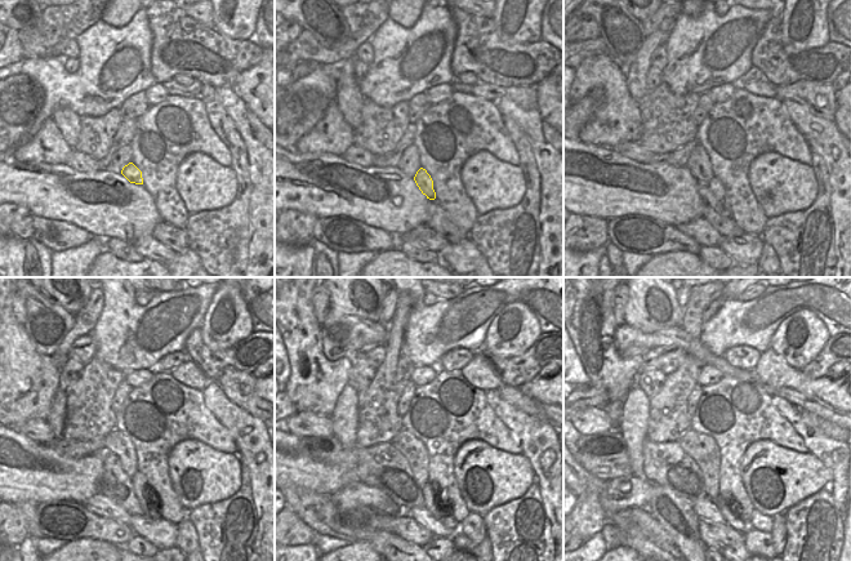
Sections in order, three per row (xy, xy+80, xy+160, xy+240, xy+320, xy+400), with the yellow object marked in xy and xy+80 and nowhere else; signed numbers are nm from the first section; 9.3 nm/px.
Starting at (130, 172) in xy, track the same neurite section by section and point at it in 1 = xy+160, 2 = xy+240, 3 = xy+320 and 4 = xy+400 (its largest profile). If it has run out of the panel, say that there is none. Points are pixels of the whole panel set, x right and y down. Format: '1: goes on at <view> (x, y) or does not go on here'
1: goes on at xy+160 (714, 185)
2: goes on at xy+240 (139, 484)
3: goes on at xy+320 (446, 519)
4: goes on at xy+400 (734, 520)

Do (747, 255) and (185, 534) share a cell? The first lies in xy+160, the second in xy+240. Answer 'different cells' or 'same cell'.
different cells

